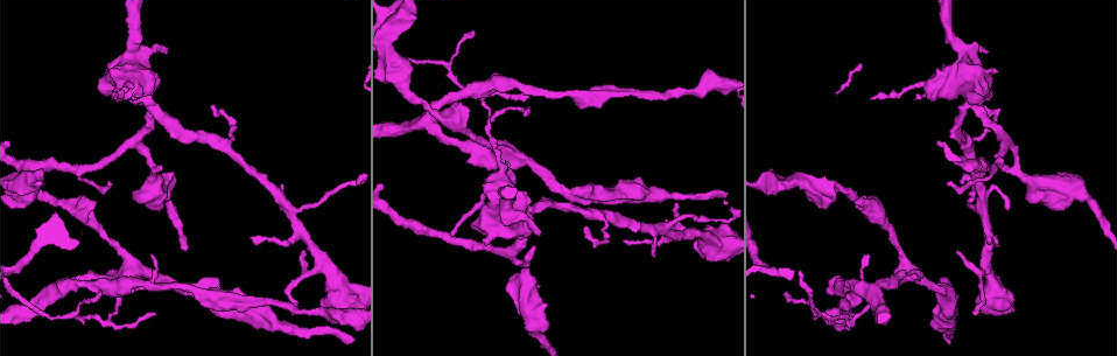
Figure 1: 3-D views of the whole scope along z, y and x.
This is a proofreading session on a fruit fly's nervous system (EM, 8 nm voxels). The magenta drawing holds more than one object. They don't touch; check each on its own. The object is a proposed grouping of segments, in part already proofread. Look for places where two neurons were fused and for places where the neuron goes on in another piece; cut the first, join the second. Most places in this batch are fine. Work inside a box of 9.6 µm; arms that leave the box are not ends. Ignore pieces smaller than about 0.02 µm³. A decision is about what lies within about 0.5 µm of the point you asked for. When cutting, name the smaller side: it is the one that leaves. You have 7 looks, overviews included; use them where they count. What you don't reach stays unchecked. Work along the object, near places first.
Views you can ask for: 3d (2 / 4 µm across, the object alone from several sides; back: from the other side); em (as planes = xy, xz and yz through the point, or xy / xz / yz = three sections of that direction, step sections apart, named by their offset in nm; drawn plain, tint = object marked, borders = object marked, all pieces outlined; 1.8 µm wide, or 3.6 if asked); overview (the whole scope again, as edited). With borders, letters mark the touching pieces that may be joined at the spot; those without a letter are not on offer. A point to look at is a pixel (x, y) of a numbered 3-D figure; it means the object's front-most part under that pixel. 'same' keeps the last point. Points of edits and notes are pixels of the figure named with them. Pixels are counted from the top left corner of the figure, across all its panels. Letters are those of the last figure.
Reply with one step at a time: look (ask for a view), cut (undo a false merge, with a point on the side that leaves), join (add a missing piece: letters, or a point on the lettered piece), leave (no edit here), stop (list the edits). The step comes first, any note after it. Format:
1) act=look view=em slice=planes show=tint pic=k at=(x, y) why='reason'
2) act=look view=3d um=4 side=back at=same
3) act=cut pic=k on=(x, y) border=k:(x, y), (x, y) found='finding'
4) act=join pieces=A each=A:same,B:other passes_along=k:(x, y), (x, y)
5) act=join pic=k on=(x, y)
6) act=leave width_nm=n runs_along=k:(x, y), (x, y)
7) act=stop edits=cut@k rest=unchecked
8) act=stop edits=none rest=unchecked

act=look view=3d um=4 pic=1 at=(726, 193) why='end of a long branch'

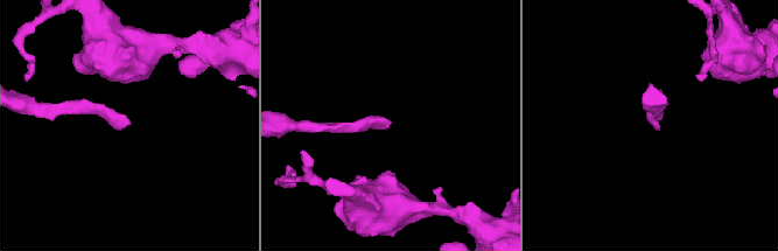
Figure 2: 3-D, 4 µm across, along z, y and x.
act=look view=em slice=xy step=16 show=borders pic=2 at=(129, 123)

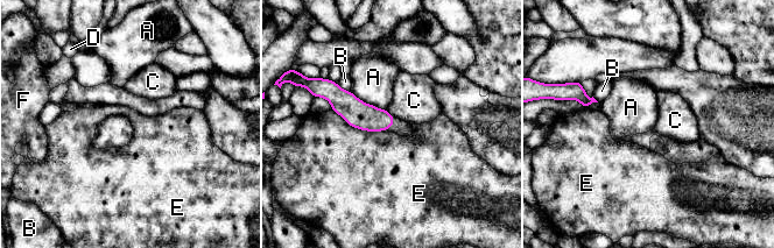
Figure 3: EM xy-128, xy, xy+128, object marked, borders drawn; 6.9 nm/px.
act=look view=em slice=planes show=borders at=same

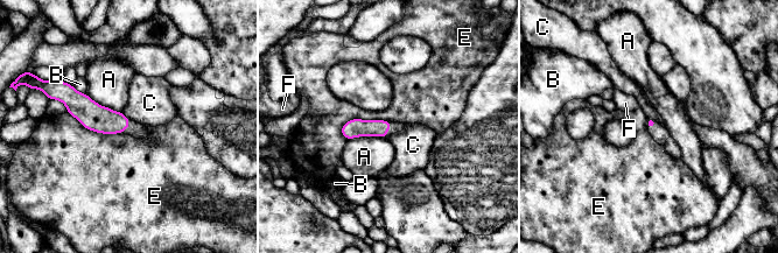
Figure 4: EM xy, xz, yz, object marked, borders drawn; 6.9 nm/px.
act=leave each=A:other,B:other,C:other,E:other,F:other found='no lettered piece goes on from it'

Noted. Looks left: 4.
act=look view=em slice=xy step=8 show=tint pic=1 at=(126, 271)

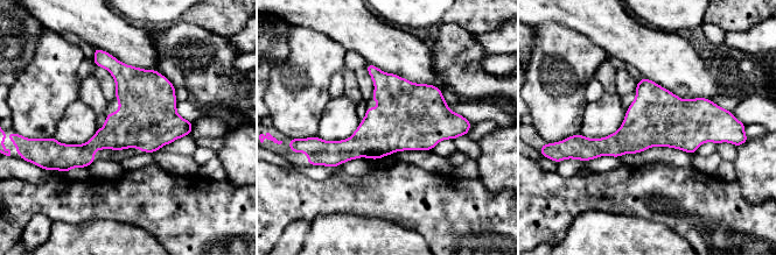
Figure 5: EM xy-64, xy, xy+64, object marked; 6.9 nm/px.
act=look view=em slice=planes show=borders at=same why='another direction'

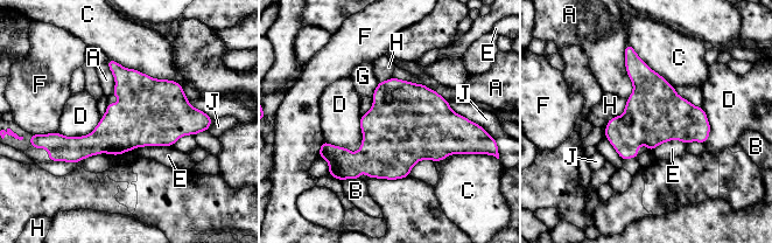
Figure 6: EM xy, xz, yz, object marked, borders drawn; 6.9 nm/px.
act=leave each=A:other,B:other,C:other,D:other,E:other,F:other,G:other,H:other,J:other border=6:(173, 145), (145, 145), (131, 151) found='one neuron here'

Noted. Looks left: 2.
act=look view=3d um=4 pic=1 at=(79, 205)

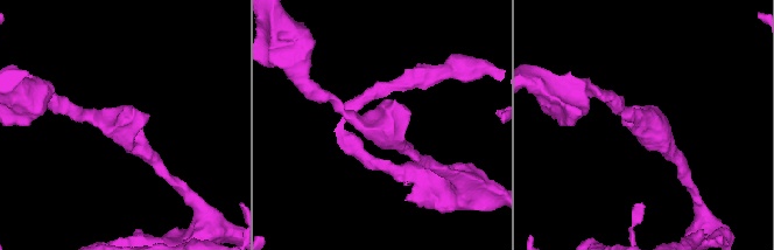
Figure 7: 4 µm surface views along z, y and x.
act=look view=em slice=planes show=borders pic=7 at=(114, 124)

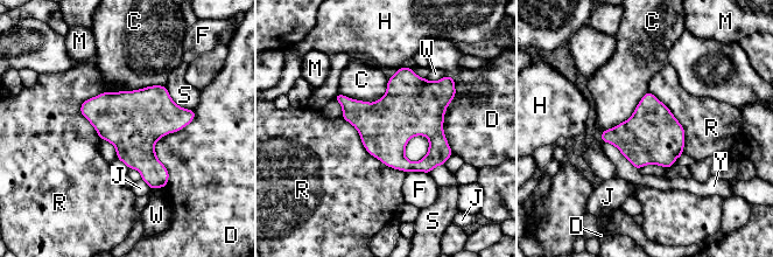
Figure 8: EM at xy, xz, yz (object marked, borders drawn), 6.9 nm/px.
act=leave width_nm=380 each=C:other,D:other,F:other,H:other,J:other,M:other,R:other,S:other,W:other,Y:other border=8:(388, 78), (373, 102), (338, 92) found='continuous, no second neuron'

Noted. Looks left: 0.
act=stop edits=none rest=unchecked

